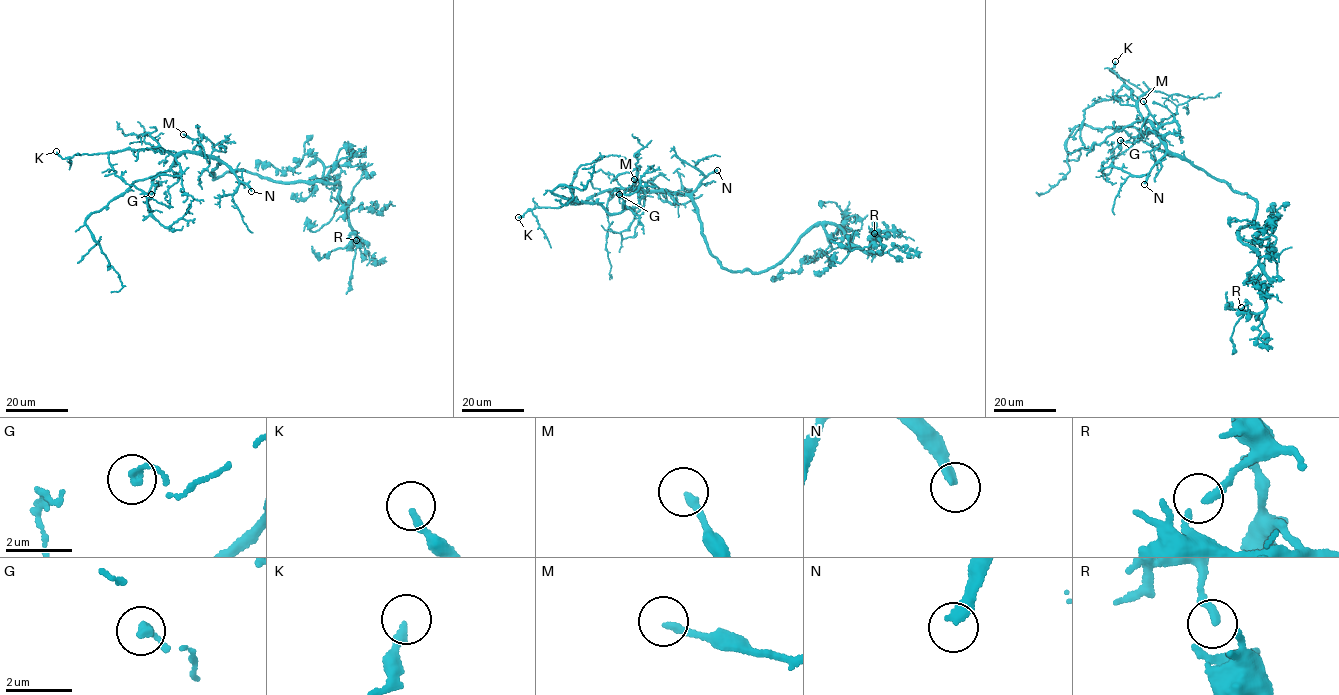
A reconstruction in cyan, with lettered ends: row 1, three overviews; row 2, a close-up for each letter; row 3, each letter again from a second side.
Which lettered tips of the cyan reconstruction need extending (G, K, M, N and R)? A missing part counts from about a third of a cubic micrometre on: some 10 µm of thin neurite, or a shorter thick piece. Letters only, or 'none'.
N

